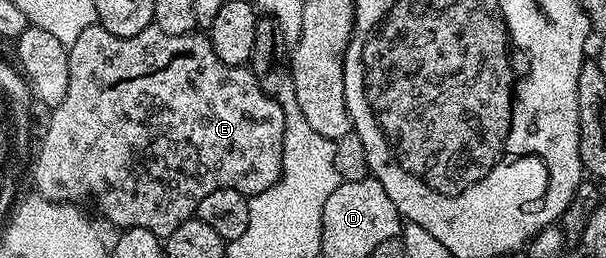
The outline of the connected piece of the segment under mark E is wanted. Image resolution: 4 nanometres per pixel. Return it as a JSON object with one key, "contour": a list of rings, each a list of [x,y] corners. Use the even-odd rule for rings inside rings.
{"contour":[[[95,23],[91,27],[87,27],[87,31],[83,31],[83,35],[79,35],[79,39],[75,39],[75,43],[69,46],[69,70],[71,71],[71,79],[67,79],[67,95],[63,98],[63,103],[59,103],[51,109],[47,117],[45,130],[48,132],[45,145],[45,152],[41,156],[40,165],[38,165],[37,176],[33,180],[40,182],[41,189],[44,190],[49,197],[78,197],[84,196],[97,200],[97,209],[110,221],[113,225],[118,225],[118,230],[134,229],[135,227],[143,227],[147,231],[151,231],[156,237],[162,239],[169,237],[171,231],[175,231],[175,227],[179,227],[183,222],[190,220],[196,214],[199,203],[203,203],[206,195],[211,195],[211,191],[219,191],[220,189],[234,189],[246,195],[262,193],[267,191],[267,187],[271,187],[279,178],[281,178],[281,168],[283,167],[283,135],[285,134],[285,112],[281,104],[277,102],[276,96],[272,93],[265,93],[263,87],[259,87],[259,83],[255,79],[252,68],[242,67],[240,65],[228,65],[223,63],[223,59],[219,59],[219,55],[215,55],[213,44],[209,42],[208,36],[204,32],[194,31],[192,33],[184,33],[183,35],[167,35],[163,31],[159,31],[156,27],[150,27],[139,31],[139,35],[131,35],[130,37],[120,37],[119,35],[111,35],[111,31],[107,31],[100,23]]]}

